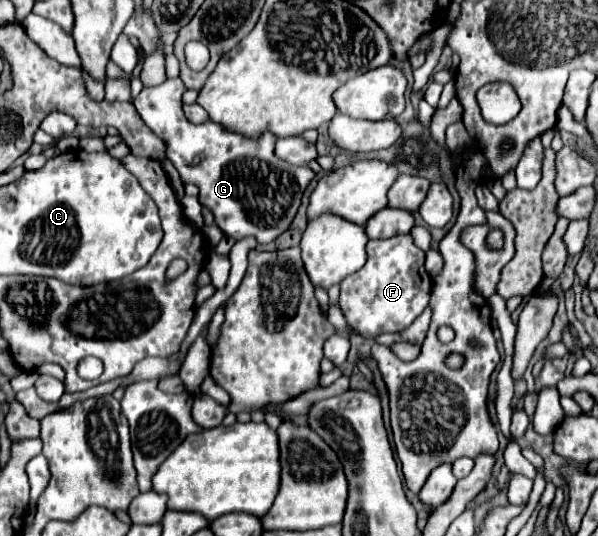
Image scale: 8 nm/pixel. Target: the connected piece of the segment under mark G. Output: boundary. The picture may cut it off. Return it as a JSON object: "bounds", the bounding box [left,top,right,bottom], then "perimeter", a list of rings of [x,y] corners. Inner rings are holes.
{"bounds":[134,79,314,243],"perimeter":[[[166,79],[160,85],[144,87],[142,93],[134,99],[134,107],[144,119],[144,123],[166,143],[166,157],[172,161],[172,165],[178,169],[184,183],[194,183],[200,189],[200,203],[206,205],[214,215],[210,215],[208,209],[202,209],[202,217],[206,225],[214,223],[224,231],[224,235],[232,239],[244,239],[248,235],[254,235],[258,243],[270,243],[280,233],[284,233],[290,227],[290,221],[294,219],[300,199],[308,183],[314,179],[314,171],[310,167],[296,167],[290,165],[274,155],[274,141],[276,137],[270,133],[264,133],[258,141],[250,141],[242,135],[228,133],[220,125],[206,121],[200,125],[190,123],[182,113],[182,93],[186,91],[184,83],[180,79]]]}

